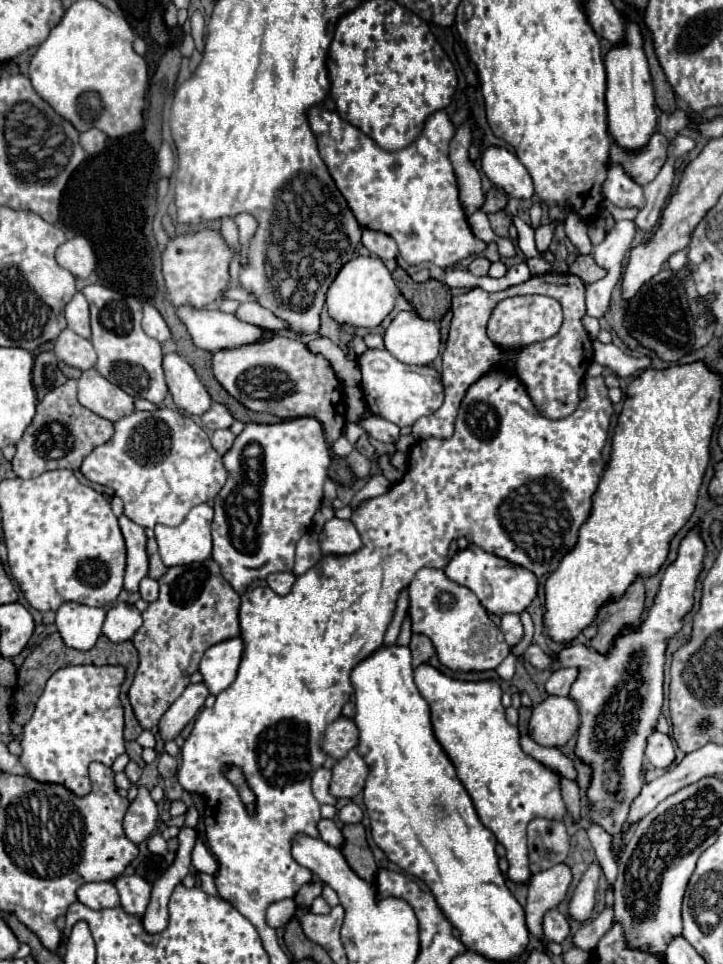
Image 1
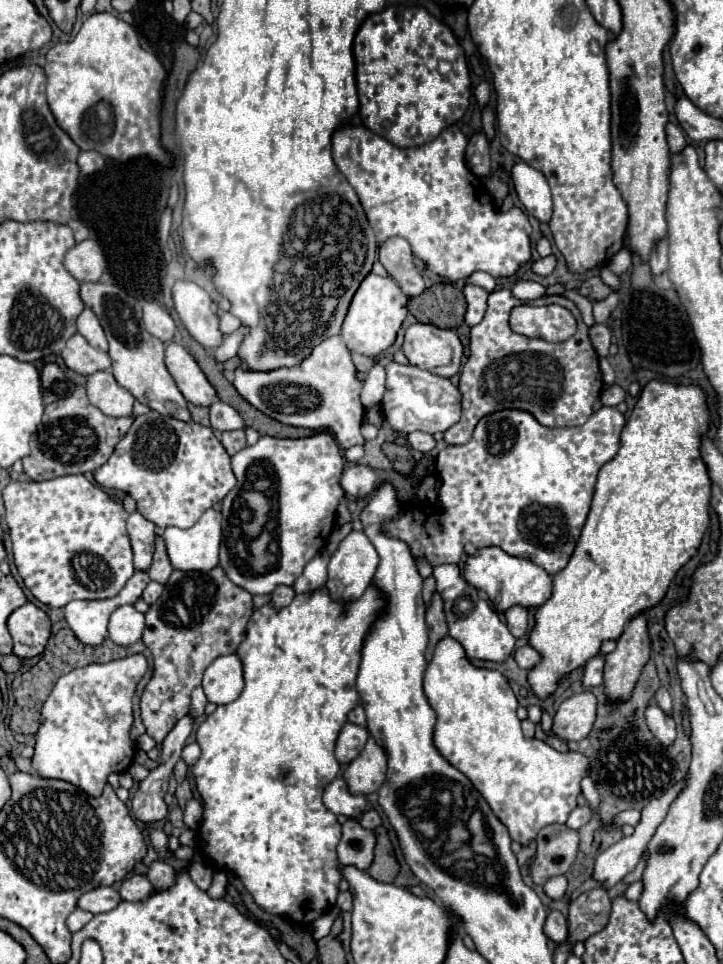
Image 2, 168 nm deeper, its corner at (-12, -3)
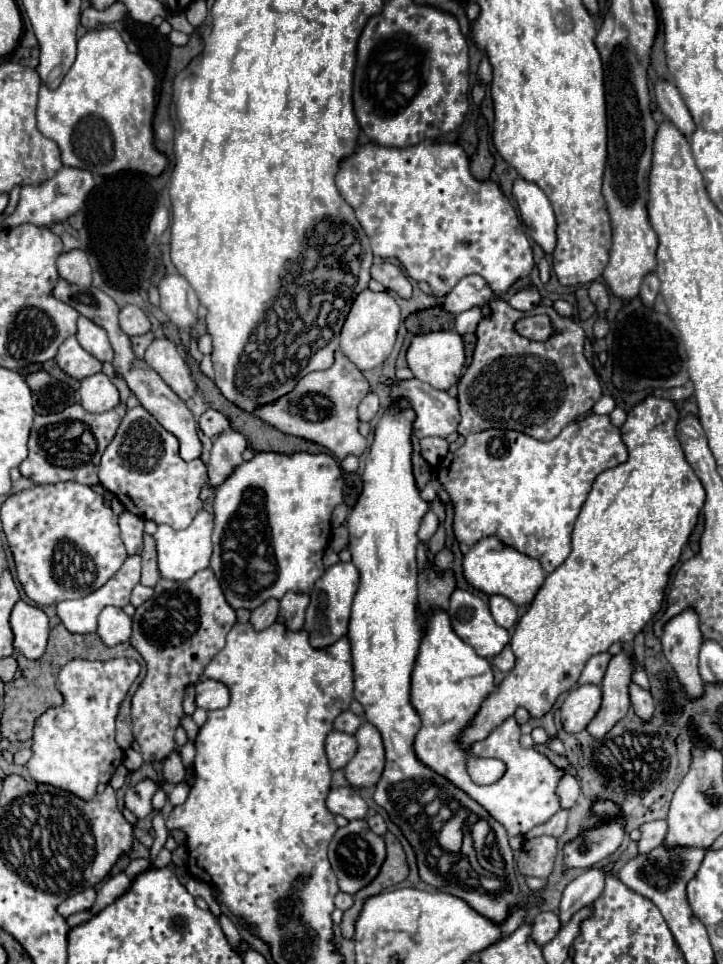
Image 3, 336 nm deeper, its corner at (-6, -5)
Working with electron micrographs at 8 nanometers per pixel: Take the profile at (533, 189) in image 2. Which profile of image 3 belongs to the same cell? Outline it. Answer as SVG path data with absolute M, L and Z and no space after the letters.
M517 178L513 184L513 198L516 200L517 210L527 234L545 250L553 252L555 248L555 214L545 196L545 192L527 182Z

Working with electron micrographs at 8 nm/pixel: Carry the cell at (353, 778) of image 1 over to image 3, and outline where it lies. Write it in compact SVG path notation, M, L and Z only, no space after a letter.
M369 722L361 724L355 734L357 738L357 754L345 766L345 778L353 788L371 788L379 782L385 766L383 742L381 734Z

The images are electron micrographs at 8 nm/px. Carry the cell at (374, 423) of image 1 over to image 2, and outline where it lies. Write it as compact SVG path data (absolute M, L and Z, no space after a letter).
M411 432L409 434L409 444L413 450L419 450L419 452L431 452L435 448L435 438L427 432Z

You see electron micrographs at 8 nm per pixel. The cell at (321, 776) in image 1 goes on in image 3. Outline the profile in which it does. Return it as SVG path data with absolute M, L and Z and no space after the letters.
M351 786L345 788L333 788L327 796L327 808L333 814L341 814L347 820L361 820L367 816L367 804L359 796L359 792Z

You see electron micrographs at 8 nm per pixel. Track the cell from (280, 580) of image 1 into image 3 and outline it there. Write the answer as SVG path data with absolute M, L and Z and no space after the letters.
M269 598L265 604L261 604L251 612L251 624L255 626L255 630L265 630L277 620L277 616L279 616L279 600Z

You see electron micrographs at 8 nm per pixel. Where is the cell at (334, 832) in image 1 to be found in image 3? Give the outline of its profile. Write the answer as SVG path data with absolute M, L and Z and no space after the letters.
M351 820L347 826L339 828L329 844L329 860L333 866L333 872L339 880L341 892L355 894L363 886L367 886L379 872L383 860L385 860L385 842L381 836L373 834L365 820Z

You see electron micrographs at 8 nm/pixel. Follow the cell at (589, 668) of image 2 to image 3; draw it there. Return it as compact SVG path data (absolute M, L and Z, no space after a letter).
M607 652L595 654L595 656L587 662L587 666L585 666L585 670L583 670L581 678L579 678L579 684L581 684L581 686L583 686L583 684L597 684L597 686L599 686L601 680L603 680L603 674L605 674L605 668L607 668L609 658L611 658L611 654L607 654Z

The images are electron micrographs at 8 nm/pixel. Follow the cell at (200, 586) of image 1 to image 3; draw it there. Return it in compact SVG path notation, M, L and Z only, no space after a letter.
M201 570L193 578L185 582L175 582L175 580L165 580L161 578L155 586L153 598L149 598L145 604L141 604L135 610L133 616L133 634L131 634L131 644L137 648L137 652L145 658L147 662L147 676L139 684L133 700L131 700L131 728L133 736L141 746L141 754L147 762L155 760L165 760L165 756L175 748L175 728L181 722L183 716L183 694L189 684L195 684L207 666L211 658L225 646L225 636L237 622L235 610L229 606L225 600L225 594L213 576L213 570Z

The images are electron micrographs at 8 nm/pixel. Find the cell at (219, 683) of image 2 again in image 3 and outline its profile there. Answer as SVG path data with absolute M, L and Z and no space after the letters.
M201 680L197 686L197 706L205 708L205 710L217 710L217 708L225 708L229 704L229 688L223 682L215 682L215 680Z

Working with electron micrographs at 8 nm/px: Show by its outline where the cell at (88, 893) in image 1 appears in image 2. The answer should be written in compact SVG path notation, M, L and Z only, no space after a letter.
M99 886L99 888L93 888L89 892L85 892L77 906L81 910L87 910L91 914L101 914L101 912L109 912L113 910L117 904L121 902L121 896L117 890L113 890L111 886Z

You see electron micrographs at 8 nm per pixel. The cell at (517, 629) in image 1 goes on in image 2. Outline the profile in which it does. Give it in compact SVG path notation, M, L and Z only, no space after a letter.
M511 606L505 610L505 624L515 638L527 634L527 610L523 606Z

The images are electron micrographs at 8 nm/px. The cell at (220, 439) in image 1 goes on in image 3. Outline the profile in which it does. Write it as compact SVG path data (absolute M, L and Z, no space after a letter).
M227 430L215 438L209 460L209 486L203 488L201 500L207 500L213 488L217 488L235 470L235 466L243 462L241 454L245 446L247 438L243 438L243 434L239 434L237 430Z

